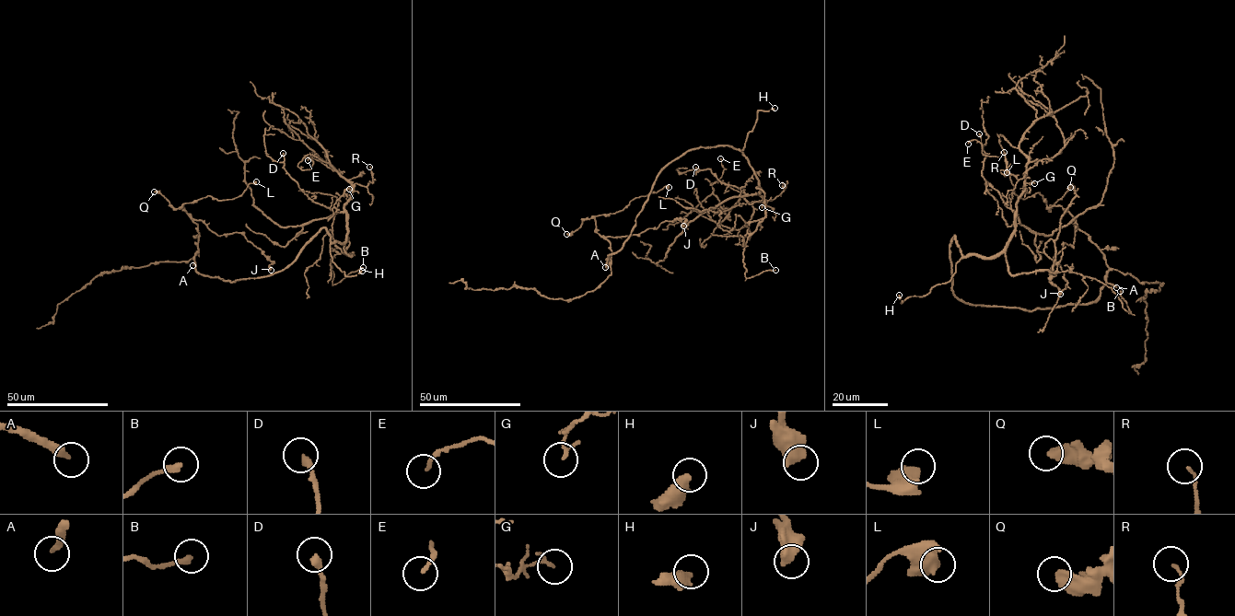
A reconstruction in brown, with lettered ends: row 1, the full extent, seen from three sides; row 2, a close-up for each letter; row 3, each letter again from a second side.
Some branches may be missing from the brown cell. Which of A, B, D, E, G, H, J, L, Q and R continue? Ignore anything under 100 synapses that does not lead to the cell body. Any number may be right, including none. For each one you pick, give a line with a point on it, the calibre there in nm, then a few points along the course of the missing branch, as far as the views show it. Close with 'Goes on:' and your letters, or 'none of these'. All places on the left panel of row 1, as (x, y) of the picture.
A: (192, 265) | 280 nm | (192, 265), (182, 288), (190, 294), (166, 309), (171, 318), (196, 320), (226, 308), (248, 312), (263, 302)
H: (362, 271) | 440 nm
Goes on: A, H

